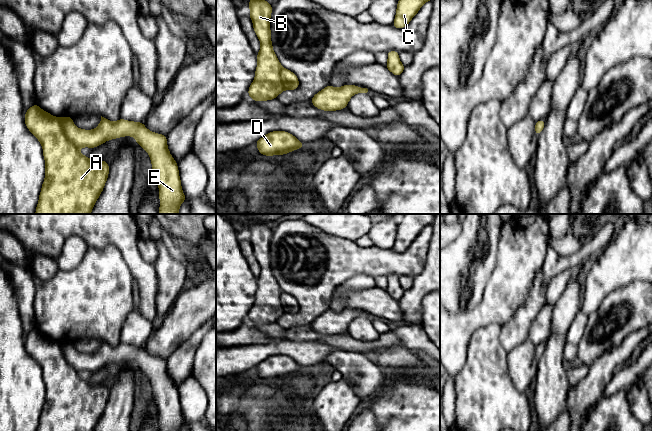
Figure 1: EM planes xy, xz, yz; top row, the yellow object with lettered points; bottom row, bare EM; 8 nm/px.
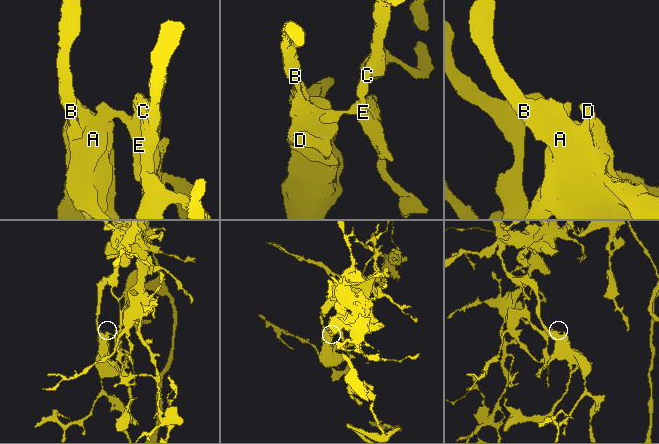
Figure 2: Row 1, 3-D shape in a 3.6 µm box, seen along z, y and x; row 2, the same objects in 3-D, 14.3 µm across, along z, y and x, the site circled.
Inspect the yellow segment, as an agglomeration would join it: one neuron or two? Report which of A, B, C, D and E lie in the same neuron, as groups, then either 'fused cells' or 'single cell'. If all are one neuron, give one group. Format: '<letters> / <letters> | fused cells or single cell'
A B D / C E | fused cells

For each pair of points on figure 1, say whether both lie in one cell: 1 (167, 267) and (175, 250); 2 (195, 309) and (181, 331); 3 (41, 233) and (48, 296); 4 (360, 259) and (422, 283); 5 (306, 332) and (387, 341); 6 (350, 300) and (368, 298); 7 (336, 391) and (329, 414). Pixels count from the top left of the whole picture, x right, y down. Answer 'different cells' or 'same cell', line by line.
1: different cells
2: same cell
3: different cells
4: different cells
5: same cell
6: same cell
7: same cell

